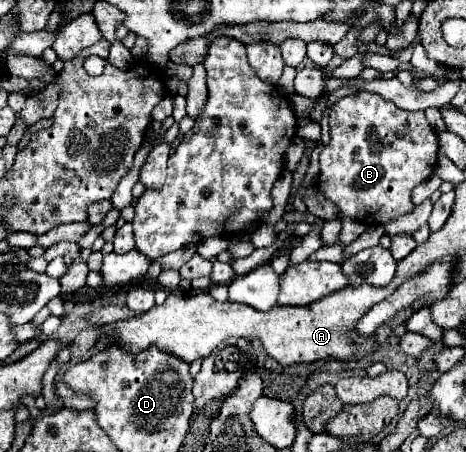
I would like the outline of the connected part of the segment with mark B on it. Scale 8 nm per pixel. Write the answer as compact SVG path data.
M356 92L340 98L328 108L330 142L320 154L318 190L326 200L334 202L342 218L352 218L362 224L388 224L414 210L412 190L430 178L438 160L438 136L428 124L424 112L408 112L394 102L372 92Z

